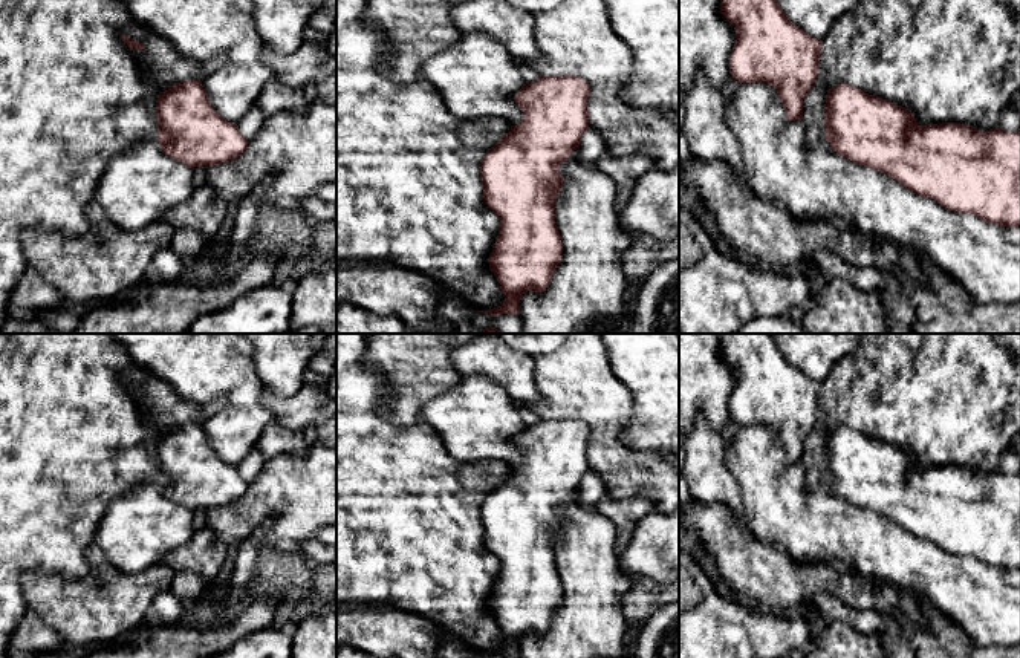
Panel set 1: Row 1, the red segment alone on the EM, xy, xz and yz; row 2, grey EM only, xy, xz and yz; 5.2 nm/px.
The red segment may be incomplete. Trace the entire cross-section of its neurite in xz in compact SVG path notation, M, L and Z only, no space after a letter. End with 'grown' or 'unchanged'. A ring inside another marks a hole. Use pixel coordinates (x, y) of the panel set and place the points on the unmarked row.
M564 416L541 418L514 438L514 444L523 453L521 464L512 468L479 507L485 531L483 543L500 562L499 578L488 606L505 643L494 652L476 655L520 658L520 643L525 635L546 634L563 598L555 565L555 545L563 528L558 510L580 491L581 479L589 470L589 436L586 422Z | unchanged

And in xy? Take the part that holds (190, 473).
M200 422L174 425L161 435L156 465L162 494L191 511L232 503L249 485L237 467L213 451Z | unchanged

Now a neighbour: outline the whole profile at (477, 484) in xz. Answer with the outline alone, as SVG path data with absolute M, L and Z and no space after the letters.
M336 334L336 606L376 604L395 608L434 623L447 641L462 644L474 653L489 653L503 646L505 640L494 615L489 612L489 597L499 578L499 559L483 543L480 503L502 479L511 473L511 467L502 461L460 462L447 451L439 433L425 422L396 425L378 413L391 396L385 378L365 361L365 334Z

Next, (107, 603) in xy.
M104 562L78 580L32 571L24 571L20 580L26 609L32 609L46 621L61 641L90 649L139 627L151 615L153 600L170 589L173 577L174 571L159 562L139 574L125 574Z

